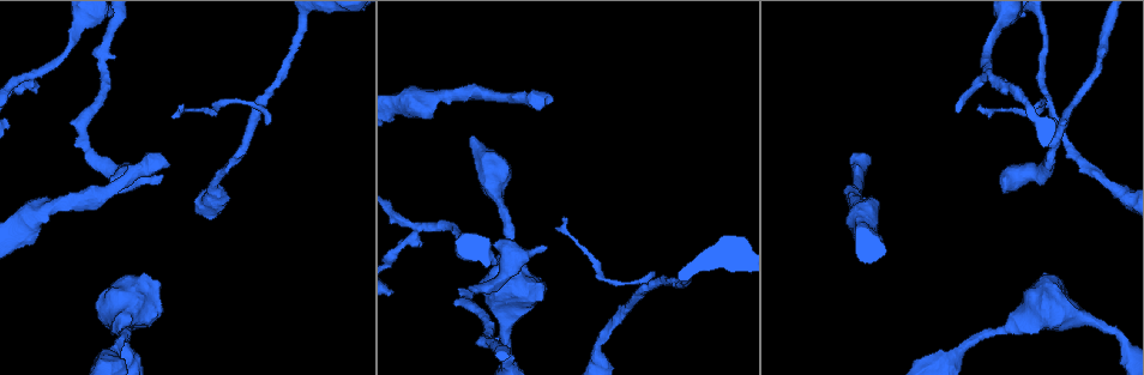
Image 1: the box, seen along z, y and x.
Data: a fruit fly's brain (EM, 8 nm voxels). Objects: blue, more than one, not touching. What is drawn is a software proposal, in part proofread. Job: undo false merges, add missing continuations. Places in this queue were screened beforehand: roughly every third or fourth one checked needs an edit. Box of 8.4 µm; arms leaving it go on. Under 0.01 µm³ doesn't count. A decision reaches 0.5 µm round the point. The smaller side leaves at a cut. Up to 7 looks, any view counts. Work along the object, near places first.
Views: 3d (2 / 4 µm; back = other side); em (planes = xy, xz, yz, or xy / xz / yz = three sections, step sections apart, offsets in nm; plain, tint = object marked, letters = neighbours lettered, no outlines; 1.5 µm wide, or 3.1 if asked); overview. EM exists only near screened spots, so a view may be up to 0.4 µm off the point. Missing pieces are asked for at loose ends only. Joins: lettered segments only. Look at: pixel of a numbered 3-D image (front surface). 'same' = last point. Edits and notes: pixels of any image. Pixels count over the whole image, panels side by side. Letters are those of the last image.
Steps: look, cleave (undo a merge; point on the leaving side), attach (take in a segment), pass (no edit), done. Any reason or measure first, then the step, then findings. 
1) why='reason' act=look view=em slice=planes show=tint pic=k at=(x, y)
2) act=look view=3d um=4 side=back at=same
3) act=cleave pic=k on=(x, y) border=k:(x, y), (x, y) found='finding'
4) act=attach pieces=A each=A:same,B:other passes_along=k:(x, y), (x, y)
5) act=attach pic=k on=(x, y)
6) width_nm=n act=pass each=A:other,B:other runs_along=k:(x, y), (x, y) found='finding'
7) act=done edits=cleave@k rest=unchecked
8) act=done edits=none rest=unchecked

why='thin end' act=look view=em slice=planes show=letters pic=1 at=(566, 218)

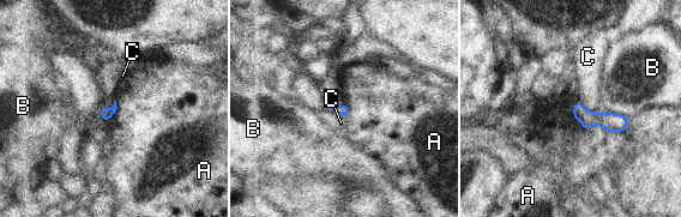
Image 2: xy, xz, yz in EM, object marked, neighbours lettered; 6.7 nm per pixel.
act=pass each=A:other,B:other,C:other runs_along=2:(577, 106), (590, 119), (625, 120) found='none of them fits'

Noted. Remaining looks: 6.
act=look view=3d um=2 pic=1 at=(160, 177)

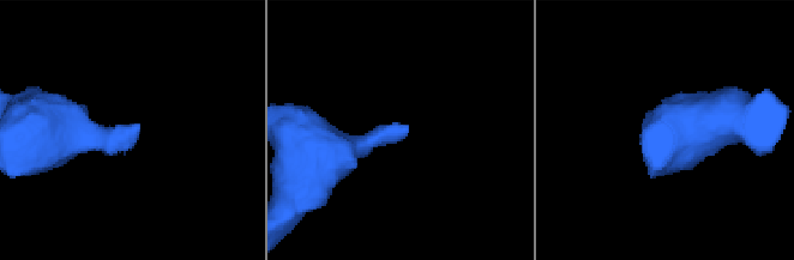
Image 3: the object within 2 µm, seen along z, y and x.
why='need the tissue' act=look view=em slice=yz step=8 show=letters pic=3 at=(406, 125)

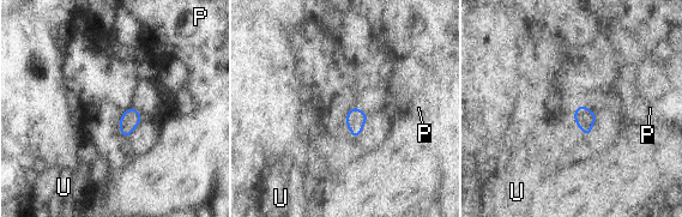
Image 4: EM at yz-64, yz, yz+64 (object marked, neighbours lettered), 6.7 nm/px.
width_nm=130 act=attach pieces=U each=P:other,U:same found='the neuron continues'

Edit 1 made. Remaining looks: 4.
why='three-way junction' act=look view=3d um=2 pic=1 at=(417, 224)

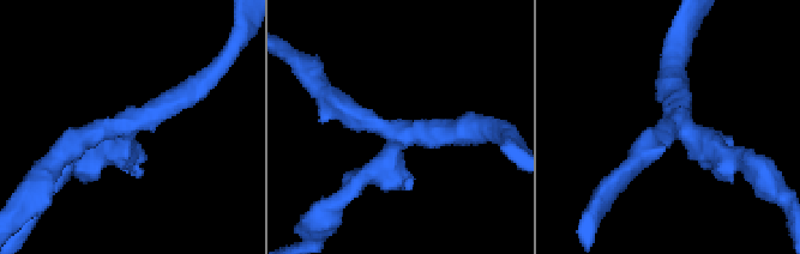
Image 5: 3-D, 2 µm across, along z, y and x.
arms=3 arm_widths_nm=160,180,190 act=look view=em slice=xz step=4 show=plain pic=5 at=(399, 131)

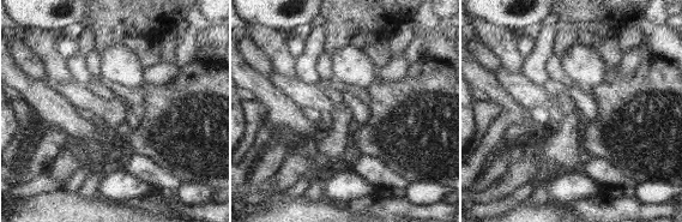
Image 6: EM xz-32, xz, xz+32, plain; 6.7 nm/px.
act=look view=em slice=xz step=4 show=letters at=same

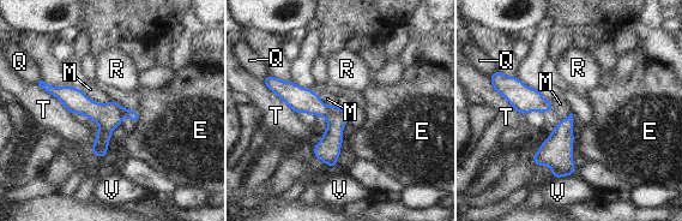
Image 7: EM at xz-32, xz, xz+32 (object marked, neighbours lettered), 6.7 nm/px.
longest_contact=T:320nm act=pass each=E:other,M:other,Q:other,R:other,T:other,V:other found='continuous, no second neuron'

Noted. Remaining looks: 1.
act=done edits=attach@4 rest=unchecked

